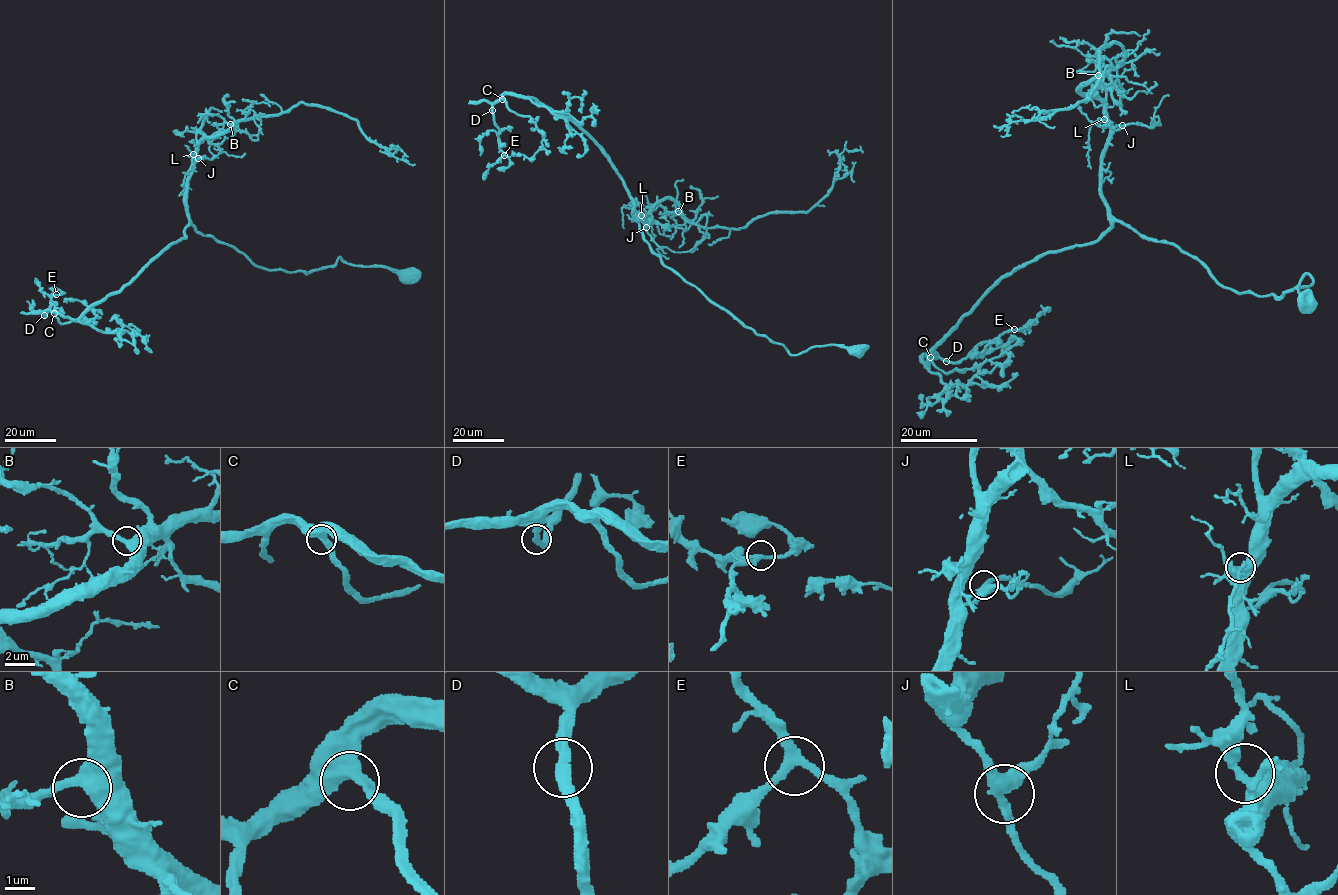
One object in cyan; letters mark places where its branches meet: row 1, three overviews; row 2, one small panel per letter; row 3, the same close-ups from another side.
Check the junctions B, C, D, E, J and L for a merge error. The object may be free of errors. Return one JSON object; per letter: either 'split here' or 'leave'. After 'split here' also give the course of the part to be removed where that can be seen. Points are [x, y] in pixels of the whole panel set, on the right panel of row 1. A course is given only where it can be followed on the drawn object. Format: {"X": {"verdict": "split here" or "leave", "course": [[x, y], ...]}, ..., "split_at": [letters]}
{"B": {"verdict": "leave"}, "C": {"verdict": "leave"}, "D": {"verdict": "leave"}, "E": {"verdict": "leave"}, "J": {"verdict": "leave"}, "L": {"verdict": "leave"}, "split_at": []}

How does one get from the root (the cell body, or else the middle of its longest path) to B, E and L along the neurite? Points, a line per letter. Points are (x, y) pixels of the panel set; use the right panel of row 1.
B: (1307, 303), (1307, 273), (1280, 297), (1238, 293), (1111, 215), (1109, 120), (1079, 89), (1098, 75)
E: (1307, 303), (1307, 273), (1280, 297), (1238, 293), (1115, 220), (1014, 268), (923, 363), (1014, 329)
L: (1307, 303), (1307, 273), (1280, 297), (1238, 293), (1117, 221), (1101, 193), (1104, 119)

